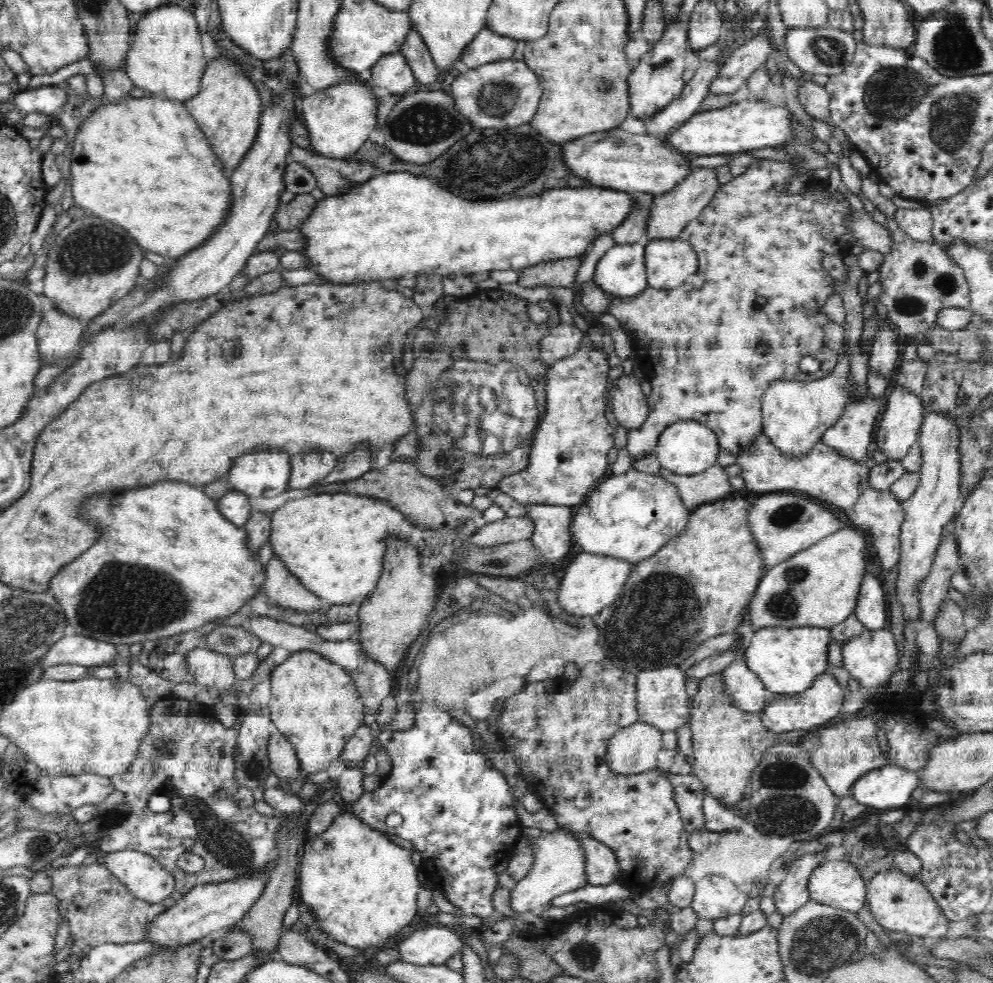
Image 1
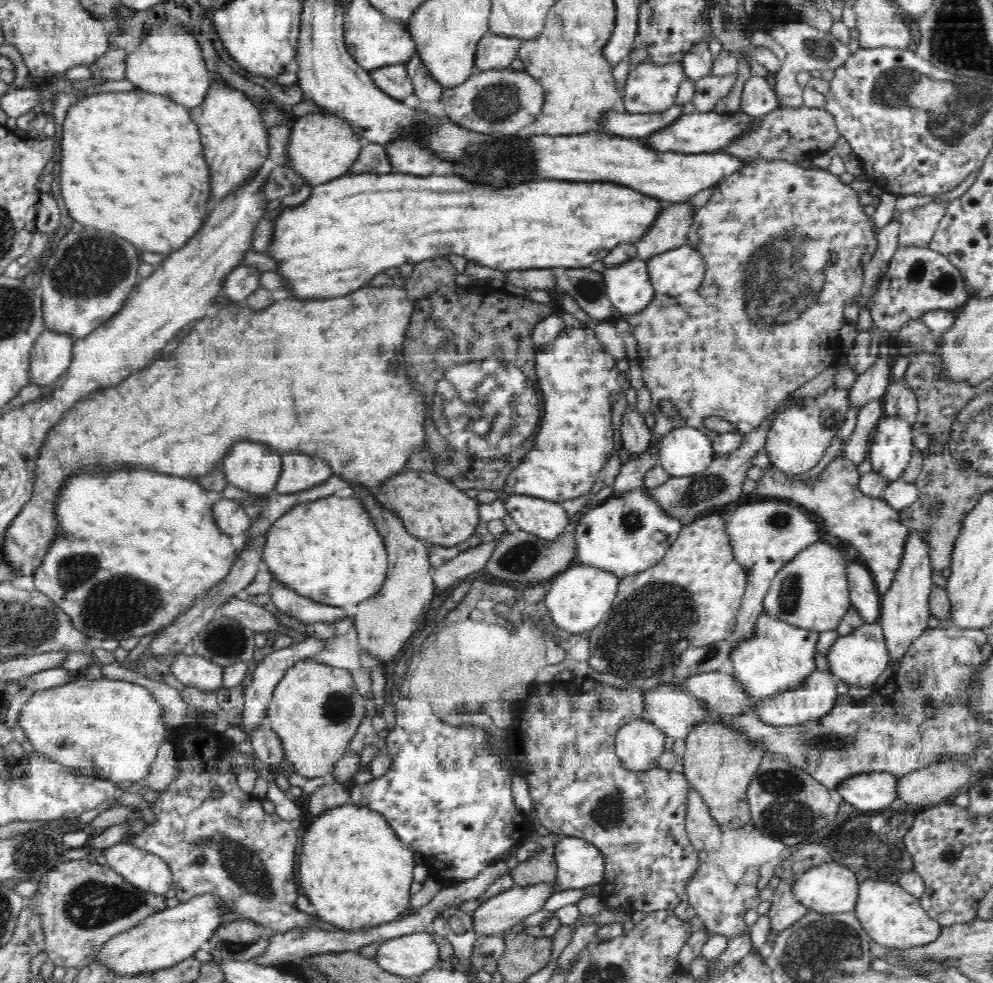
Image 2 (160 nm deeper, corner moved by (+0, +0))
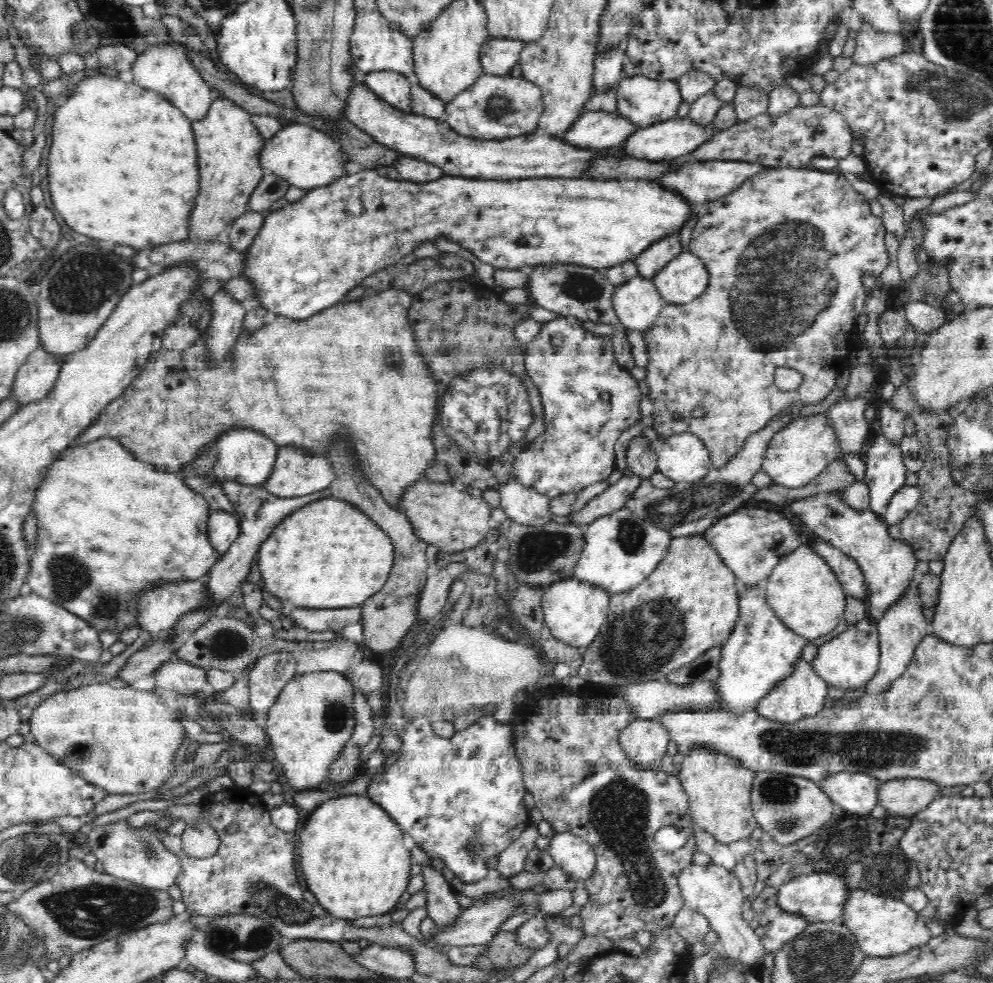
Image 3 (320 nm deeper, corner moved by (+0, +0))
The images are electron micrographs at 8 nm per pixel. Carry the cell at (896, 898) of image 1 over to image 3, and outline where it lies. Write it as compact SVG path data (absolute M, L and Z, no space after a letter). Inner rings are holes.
M851 890L839 920L853 934L866 957L896 956L926 944L933 937L920 914L906 901L871 890Z

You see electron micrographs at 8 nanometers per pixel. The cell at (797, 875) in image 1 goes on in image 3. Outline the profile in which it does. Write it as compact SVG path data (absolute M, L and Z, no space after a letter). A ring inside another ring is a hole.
M780 910L777 916L766 926L766 933L761 937L768 953L776 954L782 946L792 941L794 936L804 932L809 922L799 914L790 914Z

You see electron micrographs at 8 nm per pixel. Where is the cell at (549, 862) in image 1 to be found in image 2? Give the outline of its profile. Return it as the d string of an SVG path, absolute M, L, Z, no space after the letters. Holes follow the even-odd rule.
M557 882L511 888L485 900L471 916L477 936L492 936L510 931L522 919L542 909L557 890Z

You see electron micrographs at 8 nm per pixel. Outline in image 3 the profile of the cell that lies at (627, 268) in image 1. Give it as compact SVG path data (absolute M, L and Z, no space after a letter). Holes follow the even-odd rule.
M638 274L613 289L612 304L624 328L642 332L660 316L665 300L652 280Z

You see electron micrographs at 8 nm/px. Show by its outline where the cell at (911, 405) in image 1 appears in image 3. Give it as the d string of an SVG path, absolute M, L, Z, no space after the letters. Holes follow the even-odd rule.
M880 434L874 438L871 446L868 448L868 452L863 452L863 455L866 461L865 475L862 481L866 483L869 488L869 508L884 519L886 508L888 508L892 496L905 485L904 480L908 470L903 463L901 448L895 446L895 444L890 444L887 441L887 436Z

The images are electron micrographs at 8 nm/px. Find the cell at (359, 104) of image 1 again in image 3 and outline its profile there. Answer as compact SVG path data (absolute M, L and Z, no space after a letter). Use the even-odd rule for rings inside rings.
M289 122L264 144L261 166L266 173L272 173L285 180L288 185L308 190L324 187L336 181L349 162L346 150L338 141L322 130L310 125Z

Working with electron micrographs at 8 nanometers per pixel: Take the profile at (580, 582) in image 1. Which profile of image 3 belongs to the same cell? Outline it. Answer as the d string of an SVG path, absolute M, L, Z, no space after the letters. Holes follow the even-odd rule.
M574 576L552 582L545 587L542 609L546 627L552 637L570 647L588 649L606 623L611 604L611 593L590 581L576 580Z

